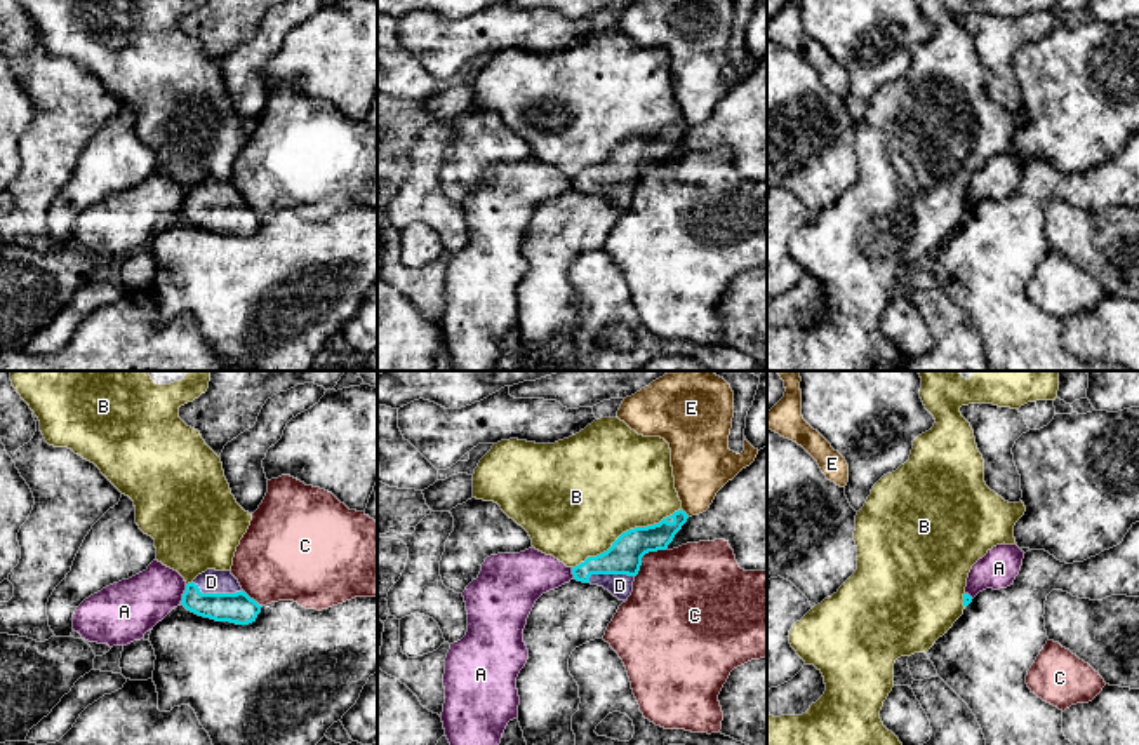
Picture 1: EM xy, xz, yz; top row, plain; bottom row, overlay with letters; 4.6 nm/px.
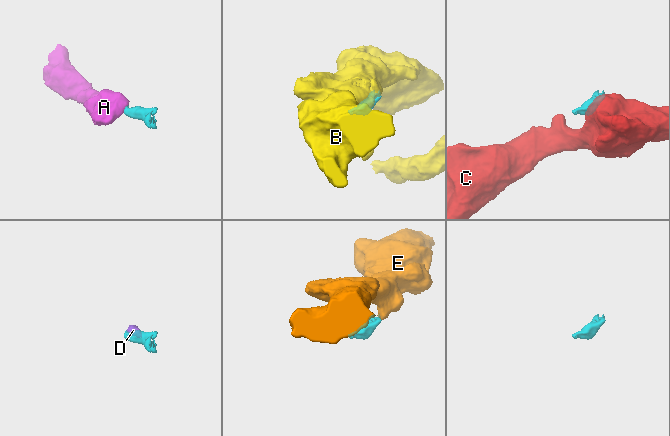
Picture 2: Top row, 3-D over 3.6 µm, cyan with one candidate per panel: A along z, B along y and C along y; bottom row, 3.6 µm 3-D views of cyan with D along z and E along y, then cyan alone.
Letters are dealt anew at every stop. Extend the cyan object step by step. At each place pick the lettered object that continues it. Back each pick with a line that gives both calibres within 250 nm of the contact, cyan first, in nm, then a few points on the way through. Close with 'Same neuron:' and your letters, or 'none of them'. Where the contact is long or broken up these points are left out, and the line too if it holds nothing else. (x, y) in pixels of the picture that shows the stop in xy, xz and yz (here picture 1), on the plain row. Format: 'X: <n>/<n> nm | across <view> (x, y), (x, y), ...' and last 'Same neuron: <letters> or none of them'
D: 150/110 nm | across xy (239, 218), (218, 204), (211, 192)
Same neuron: D

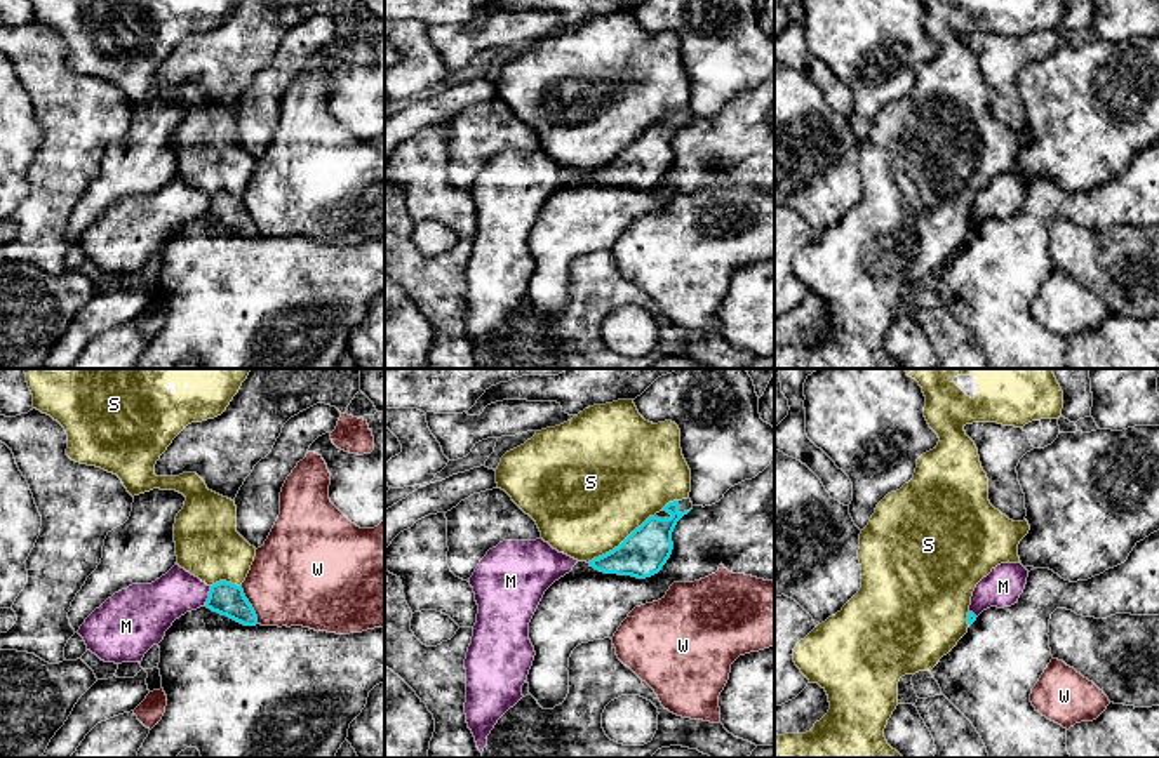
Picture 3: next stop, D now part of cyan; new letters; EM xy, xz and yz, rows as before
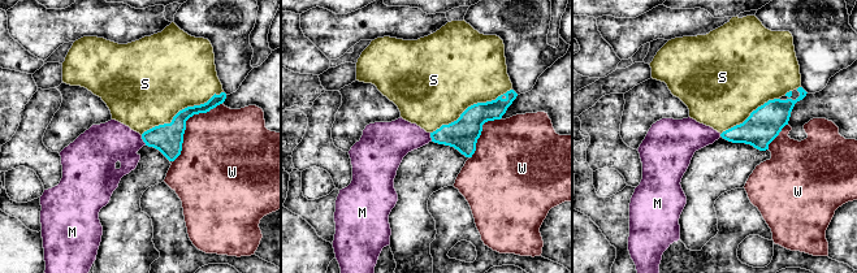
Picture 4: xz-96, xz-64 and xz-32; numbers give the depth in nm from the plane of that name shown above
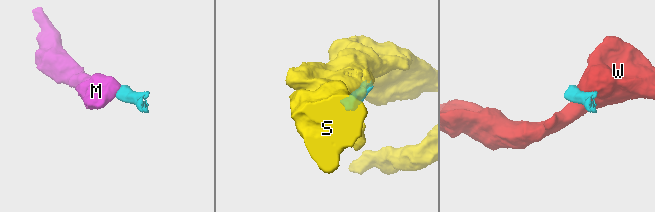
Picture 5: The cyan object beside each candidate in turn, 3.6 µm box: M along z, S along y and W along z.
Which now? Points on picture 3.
Same neuron: none of them

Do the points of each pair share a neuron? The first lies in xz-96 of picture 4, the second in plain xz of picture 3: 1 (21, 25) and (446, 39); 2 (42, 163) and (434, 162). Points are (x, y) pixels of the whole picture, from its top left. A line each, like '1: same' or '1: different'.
1: same
2: same

